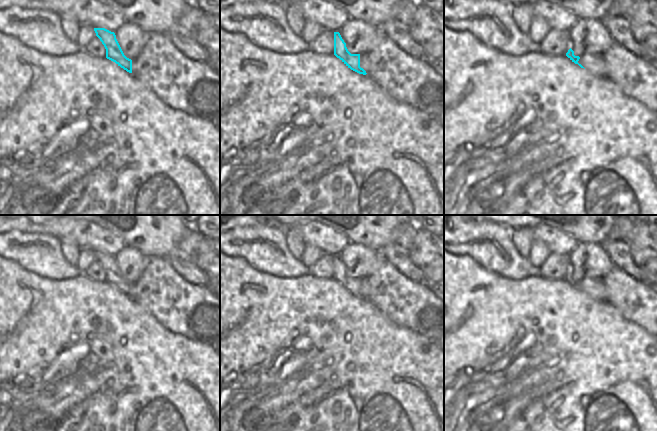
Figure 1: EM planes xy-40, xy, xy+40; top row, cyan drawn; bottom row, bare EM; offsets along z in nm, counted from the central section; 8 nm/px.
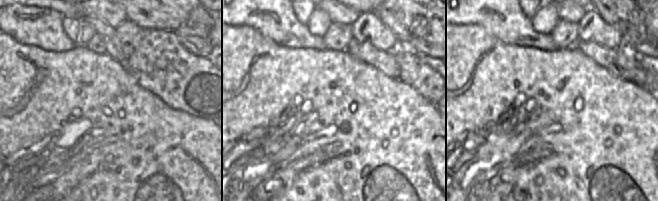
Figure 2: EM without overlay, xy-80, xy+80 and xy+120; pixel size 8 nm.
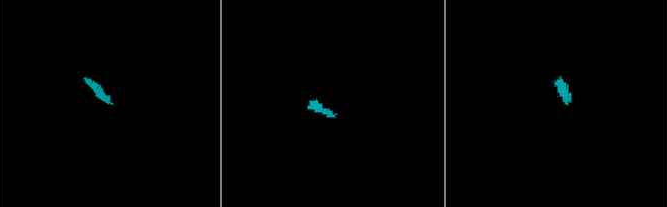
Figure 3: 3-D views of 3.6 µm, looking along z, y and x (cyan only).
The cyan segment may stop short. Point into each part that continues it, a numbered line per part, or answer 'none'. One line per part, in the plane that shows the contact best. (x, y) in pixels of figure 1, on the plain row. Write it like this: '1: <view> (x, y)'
1: xy (364, 287)

